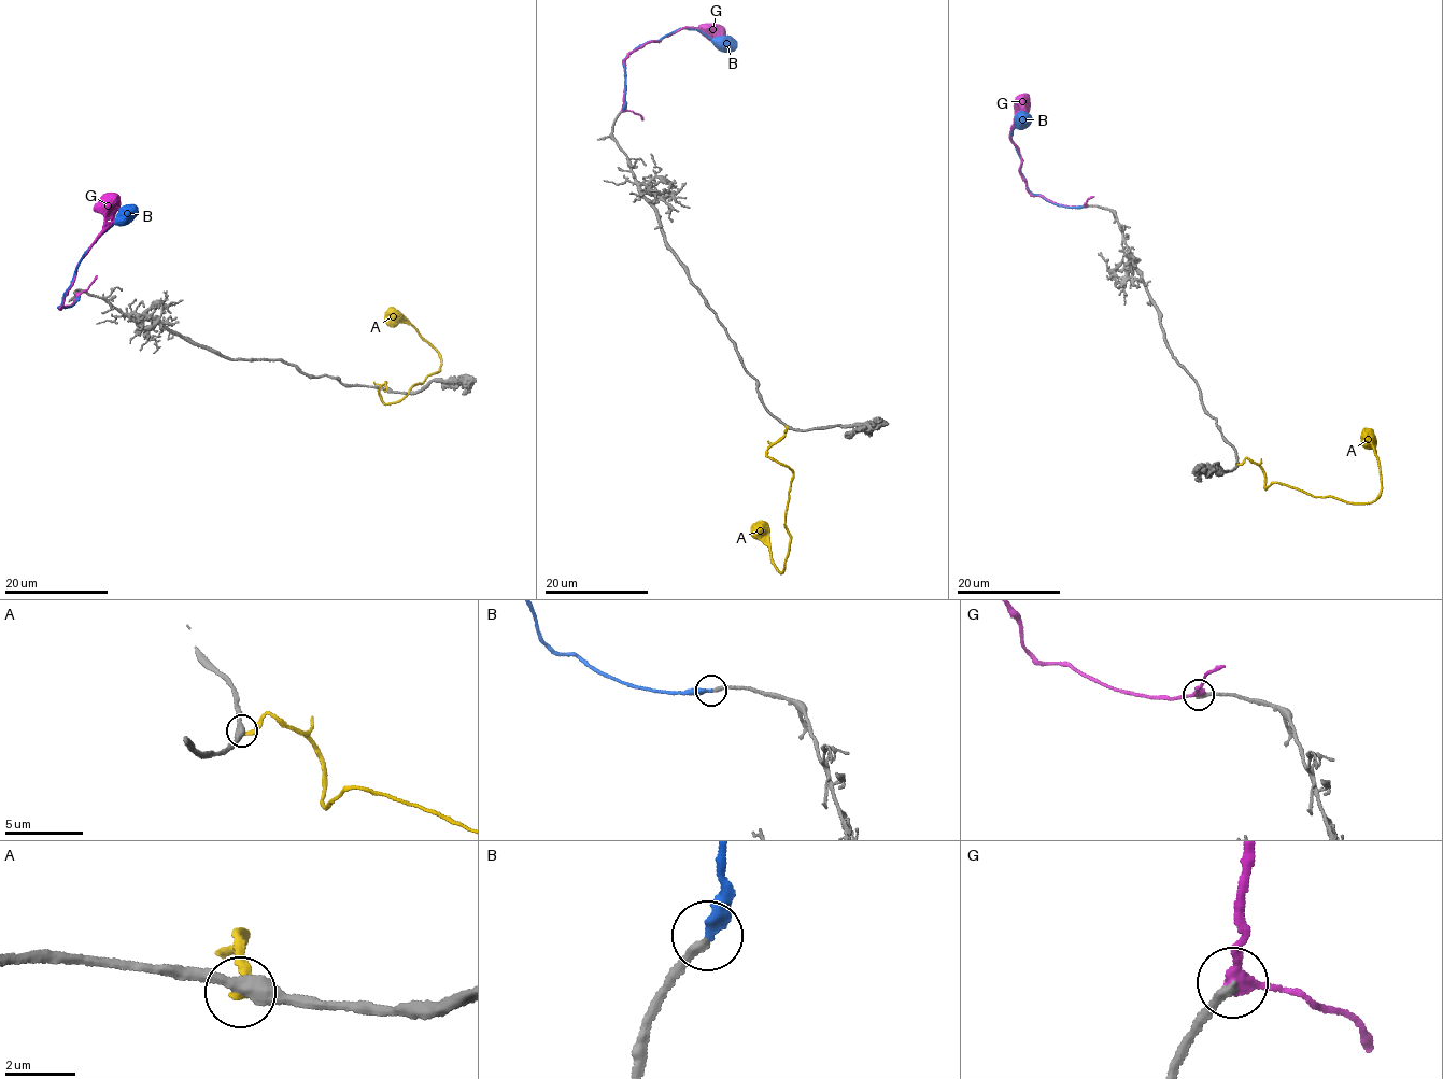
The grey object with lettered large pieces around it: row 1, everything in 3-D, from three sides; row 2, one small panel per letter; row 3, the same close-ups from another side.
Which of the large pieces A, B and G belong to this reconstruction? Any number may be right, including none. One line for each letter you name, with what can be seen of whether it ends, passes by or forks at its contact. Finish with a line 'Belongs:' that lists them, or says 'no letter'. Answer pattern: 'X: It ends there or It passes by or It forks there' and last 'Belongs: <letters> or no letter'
B: It ends there
Belongs: B

